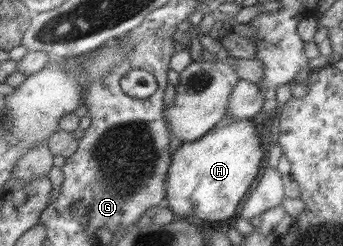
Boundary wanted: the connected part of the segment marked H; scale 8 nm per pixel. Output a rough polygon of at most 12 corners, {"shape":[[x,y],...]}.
{"shape":[[223,118],[170,156],[178,218],[231,218],[259,172],[251,118]]}

